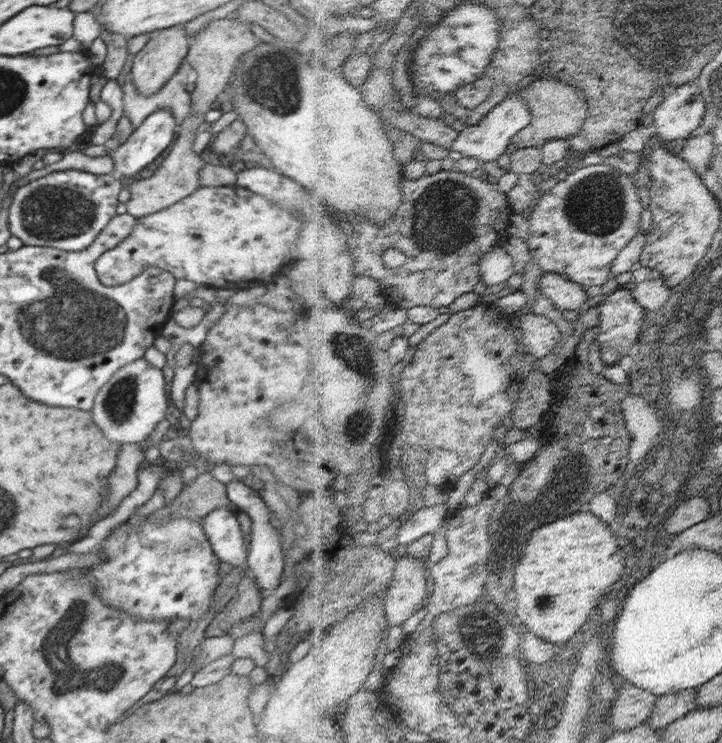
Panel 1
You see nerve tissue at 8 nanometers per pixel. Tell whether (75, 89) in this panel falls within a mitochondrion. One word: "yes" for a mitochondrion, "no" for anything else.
no

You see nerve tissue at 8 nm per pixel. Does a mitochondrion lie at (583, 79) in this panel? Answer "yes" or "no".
no

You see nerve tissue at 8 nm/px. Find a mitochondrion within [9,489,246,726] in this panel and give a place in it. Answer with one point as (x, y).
(68, 673)

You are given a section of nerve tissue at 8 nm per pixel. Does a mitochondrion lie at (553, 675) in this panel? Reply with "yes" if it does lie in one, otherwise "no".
no

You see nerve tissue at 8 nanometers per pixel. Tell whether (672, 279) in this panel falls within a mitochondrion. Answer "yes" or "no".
no

